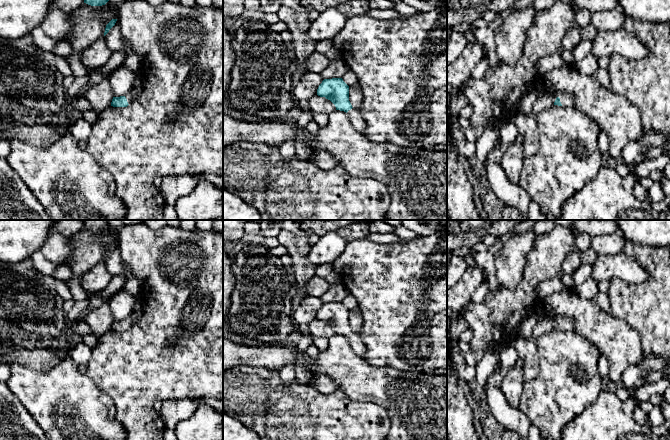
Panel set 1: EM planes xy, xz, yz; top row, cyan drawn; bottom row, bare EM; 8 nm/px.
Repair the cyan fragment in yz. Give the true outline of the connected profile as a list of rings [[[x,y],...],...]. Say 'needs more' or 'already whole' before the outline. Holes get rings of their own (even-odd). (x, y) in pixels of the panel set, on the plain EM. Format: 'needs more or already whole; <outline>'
needs more; [[[559,318],[554,329],[572,331],[574,329],[574,320],[572,318]]]

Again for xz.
needs more; [[[342,302],[324,303],[317,313],[317,319],[330,324],[335,329],[336,334],[346,336],[353,351],[358,356],[362,357],[366,353],[366,347],[359,334],[354,333],[349,325],[349,310]]]

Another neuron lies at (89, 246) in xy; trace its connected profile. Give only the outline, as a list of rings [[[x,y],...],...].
[[[108,225],[102,230],[83,227],[73,235],[73,255],[69,261],[71,277],[67,283],[75,302],[88,298],[80,278],[88,270],[104,261],[106,249],[117,242],[117,233],[117,230]]]

